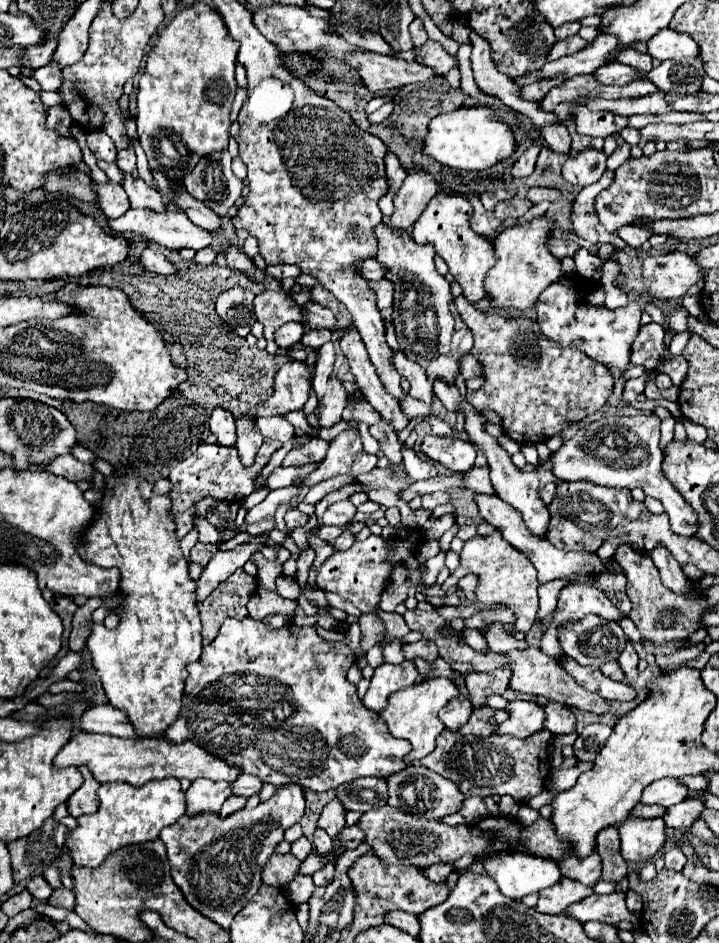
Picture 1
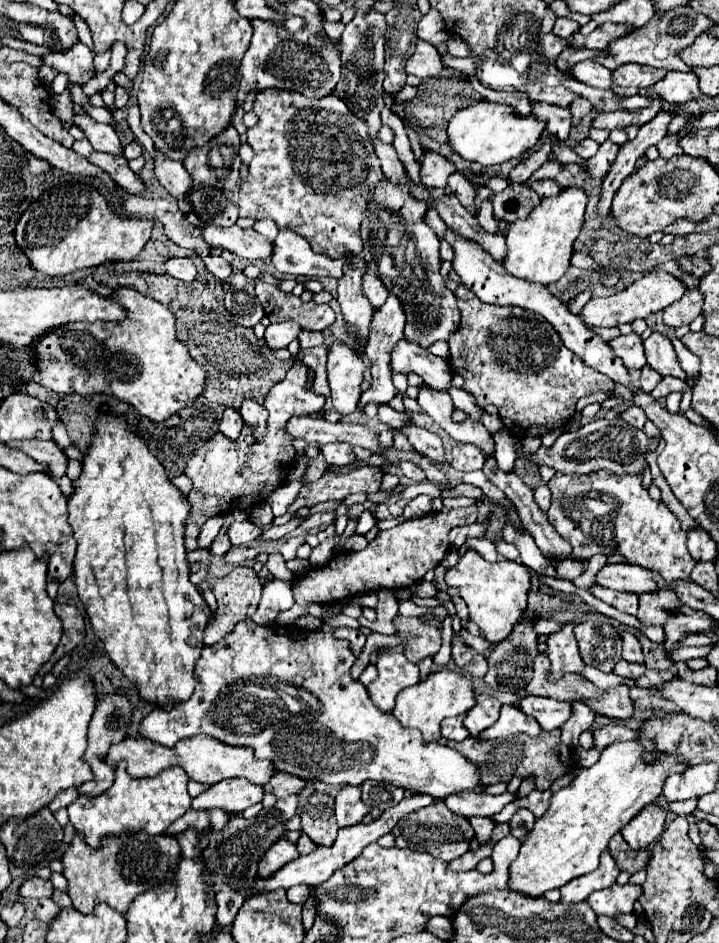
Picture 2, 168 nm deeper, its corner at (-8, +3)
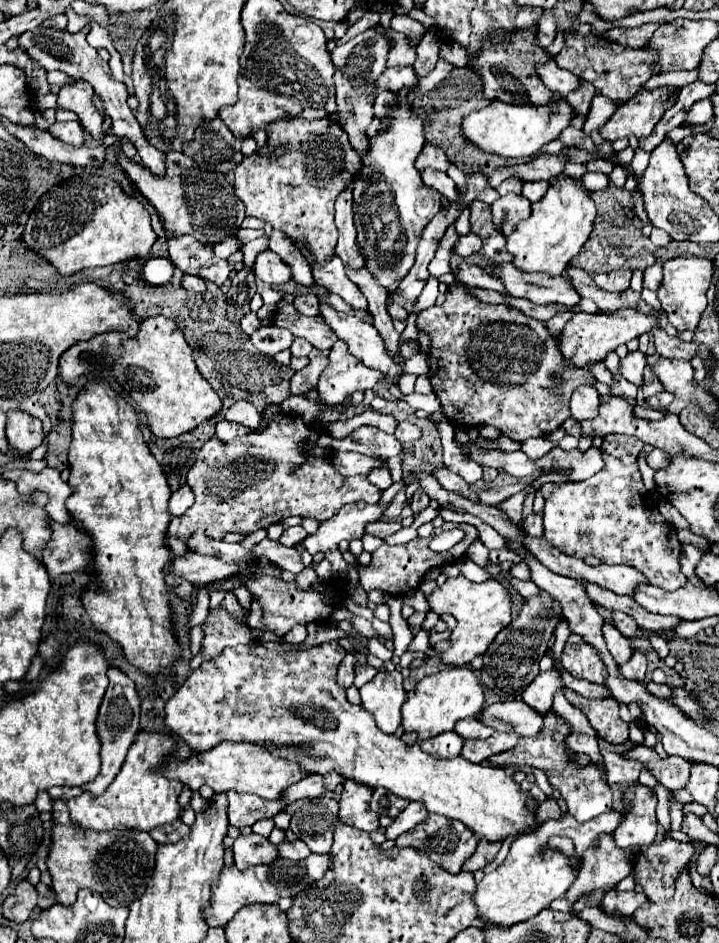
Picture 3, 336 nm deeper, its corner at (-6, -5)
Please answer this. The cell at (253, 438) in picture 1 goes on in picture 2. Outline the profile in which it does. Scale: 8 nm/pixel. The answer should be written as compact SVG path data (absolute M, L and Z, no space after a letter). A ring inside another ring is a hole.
M245 399L239 407L239 413L247 425L255 429L255 437L265 437L265 421L267 421L267 409L259 405L253 399Z

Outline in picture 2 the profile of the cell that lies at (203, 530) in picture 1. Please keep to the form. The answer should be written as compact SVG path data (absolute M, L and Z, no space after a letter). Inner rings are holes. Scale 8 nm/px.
M243 521L243 523L231 523L229 527L229 539L233 545L243 545L243 543L249 543L253 539L259 539L263 535L263 529L261 527L255 527L251 525L249 521Z

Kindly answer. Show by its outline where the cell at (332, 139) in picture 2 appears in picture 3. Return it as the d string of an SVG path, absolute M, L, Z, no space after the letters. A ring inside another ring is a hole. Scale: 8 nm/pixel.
M291 117L289 121L275 121L275 123L269 125L269 129L267 129L267 143L265 143L267 153L265 153L265 155L259 155L259 151L261 151L261 147L259 147L257 153L243 157L243 161L235 167L235 185L233 185L233 187L235 187L235 195L245 203L247 217L257 217L257 219L263 219L265 223L271 223L273 229L283 231L287 237L291 237L291 239L297 243L299 249L307 249L307 251L315 257L315 261L321 261L321 265L325 265L325 261L329 261L329 257L335 255L335 245L337 245L335 197L345 189L345 185L349 185L349 181L355 181L357 173L361 171L361 155L349 145L349 139L347 139L347 137L349 137L349 135L341 129L341 125L333 125L333 121L329 121L329 117L325 117L325 119L317 119L317 121L305 121L305 119L301 119L301 117L297 117L297 119ZM277 145L289 145L289 151L285 151L281 157L273 159L271 155L273 155L273 149L277 149Z

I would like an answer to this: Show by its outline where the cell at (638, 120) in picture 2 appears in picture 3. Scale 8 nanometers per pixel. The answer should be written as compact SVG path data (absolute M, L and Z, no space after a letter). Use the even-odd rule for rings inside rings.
M659 87L653 91L641 89L633 101L619 105L615 115L599 129L605 141L615 141L619 137L647 137L651 135L655 123L677 99L677 89Z

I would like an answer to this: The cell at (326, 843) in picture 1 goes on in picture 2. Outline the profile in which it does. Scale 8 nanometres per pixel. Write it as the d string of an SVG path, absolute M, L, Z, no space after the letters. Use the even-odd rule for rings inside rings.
M313 793L305 805L301 805L301 827L317 845L331 845L337 837L337 821L333 813L335 799L325 793Z

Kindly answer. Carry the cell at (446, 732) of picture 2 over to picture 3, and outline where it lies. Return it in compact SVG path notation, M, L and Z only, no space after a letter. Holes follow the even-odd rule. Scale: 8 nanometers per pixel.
M449 731L449 733L441 733L433 739L421 741L419 743L421 749L433 757L457 757L461 753L463 747L463 739L457 737L457 733Z

